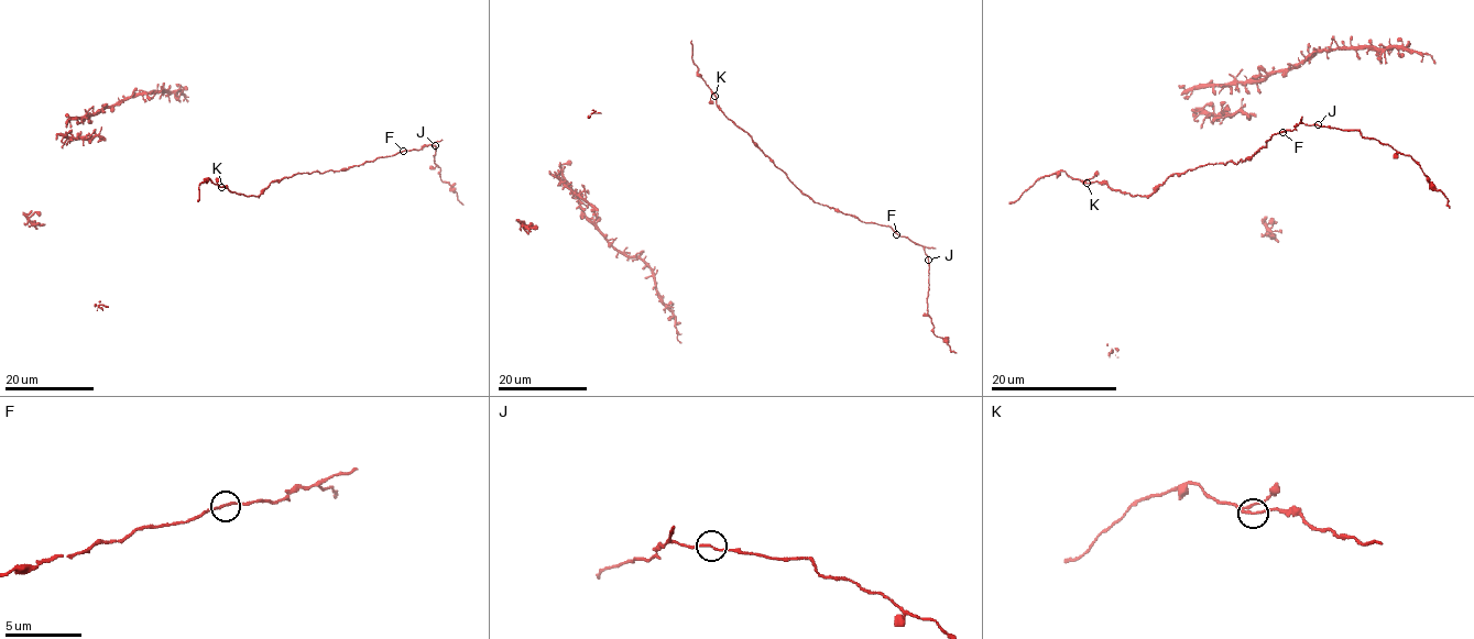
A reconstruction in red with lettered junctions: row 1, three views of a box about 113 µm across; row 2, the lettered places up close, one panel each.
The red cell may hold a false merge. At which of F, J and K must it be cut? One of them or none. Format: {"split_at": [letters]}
{"split_at": ["J"]}

